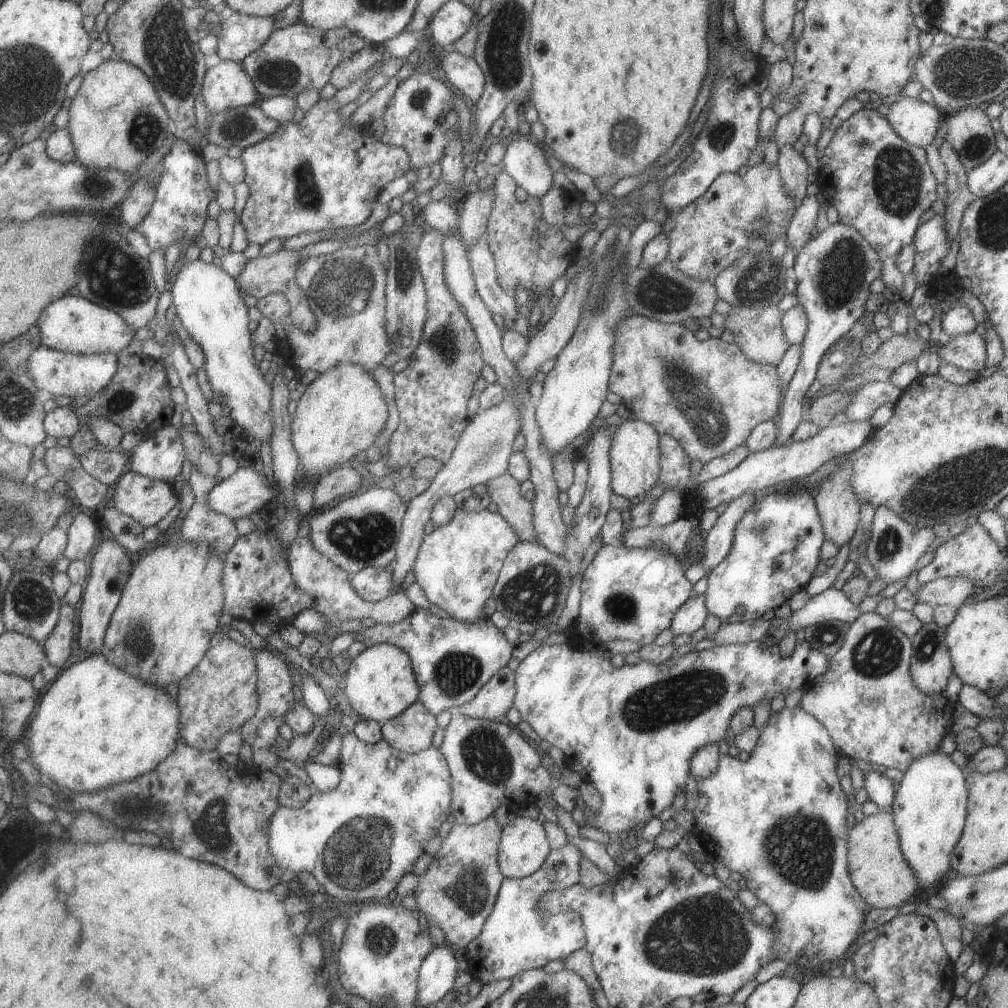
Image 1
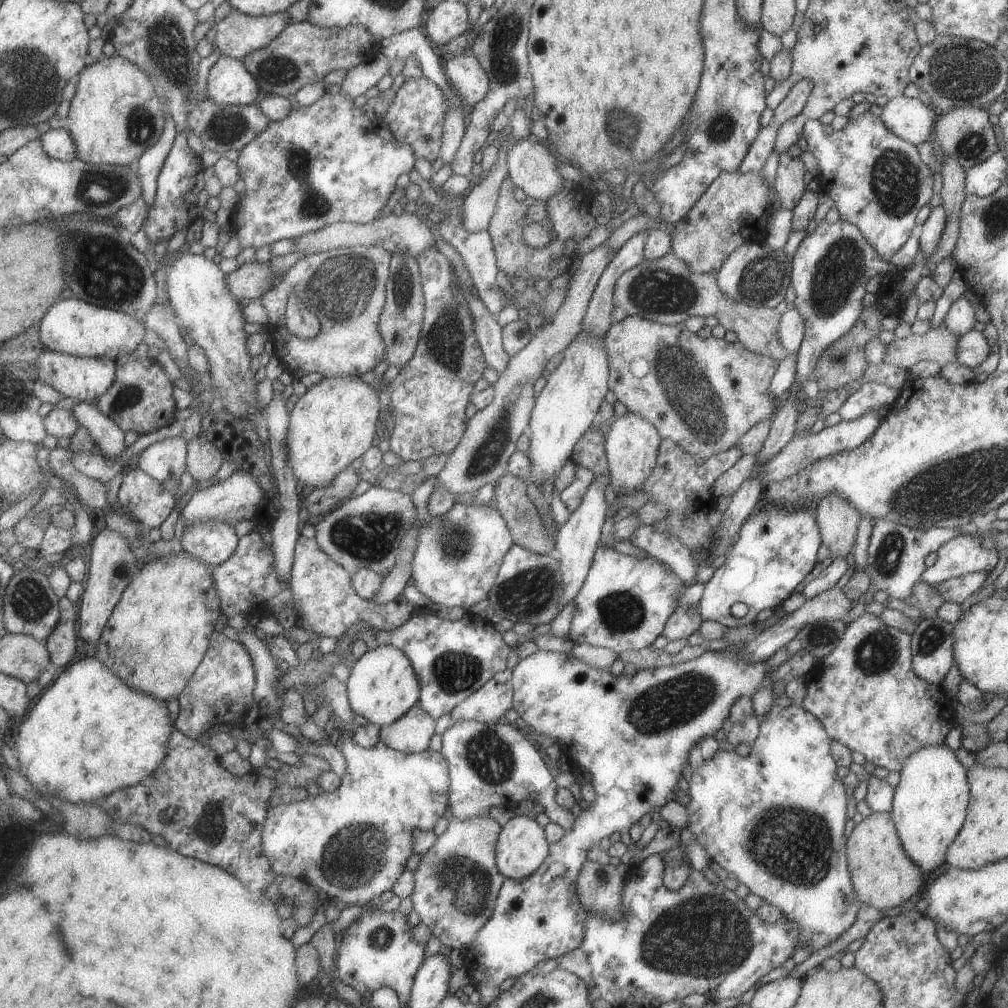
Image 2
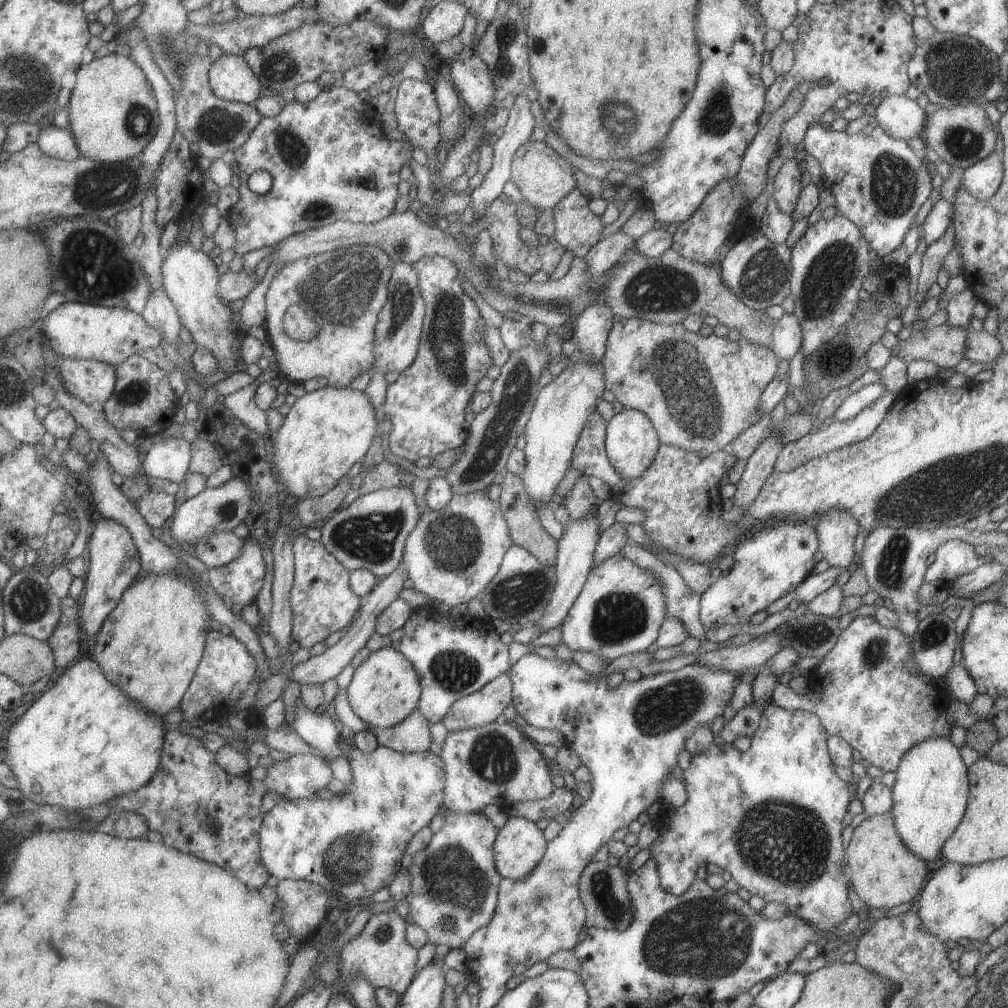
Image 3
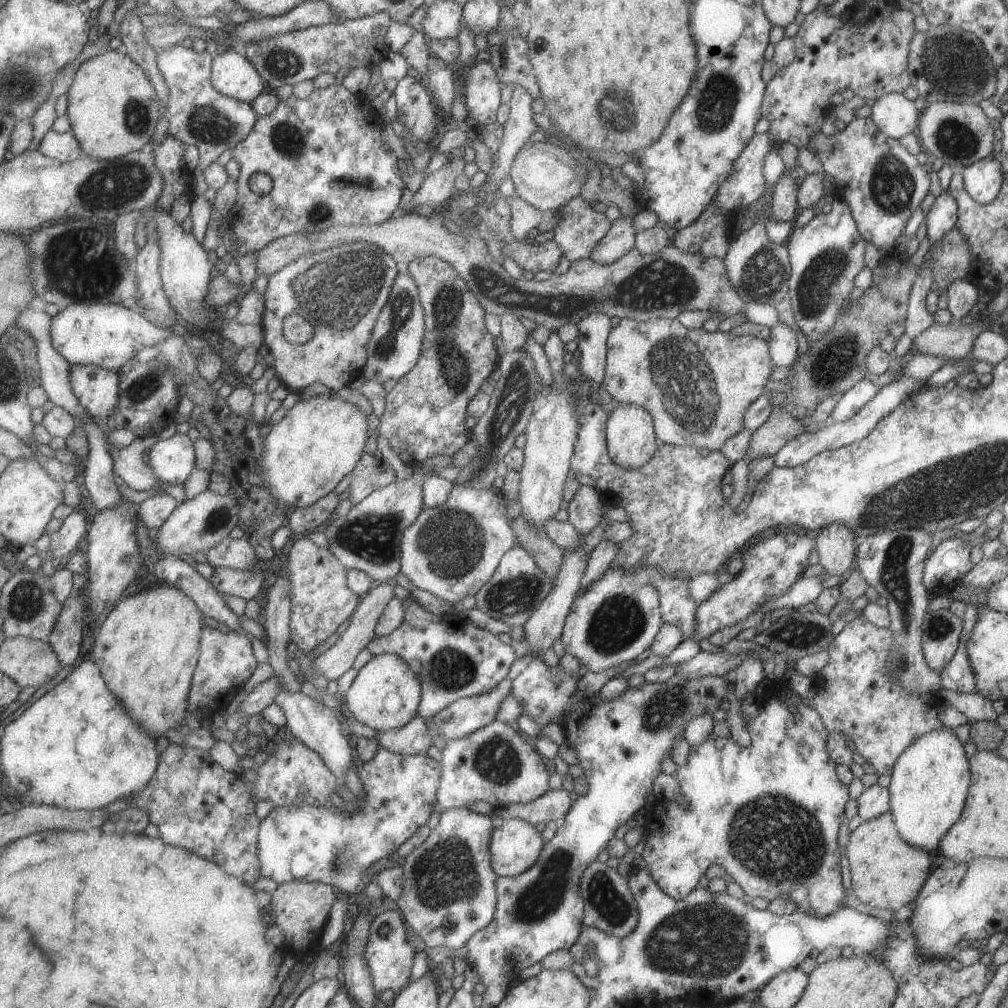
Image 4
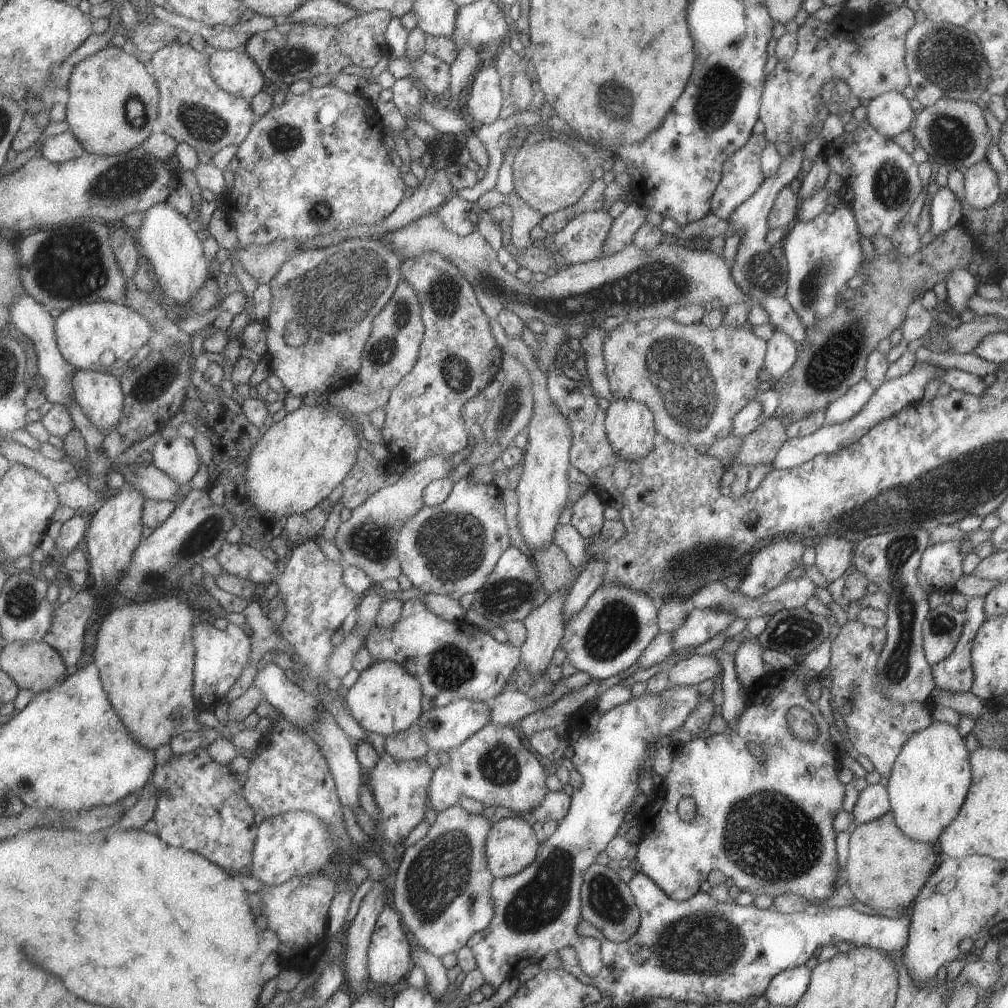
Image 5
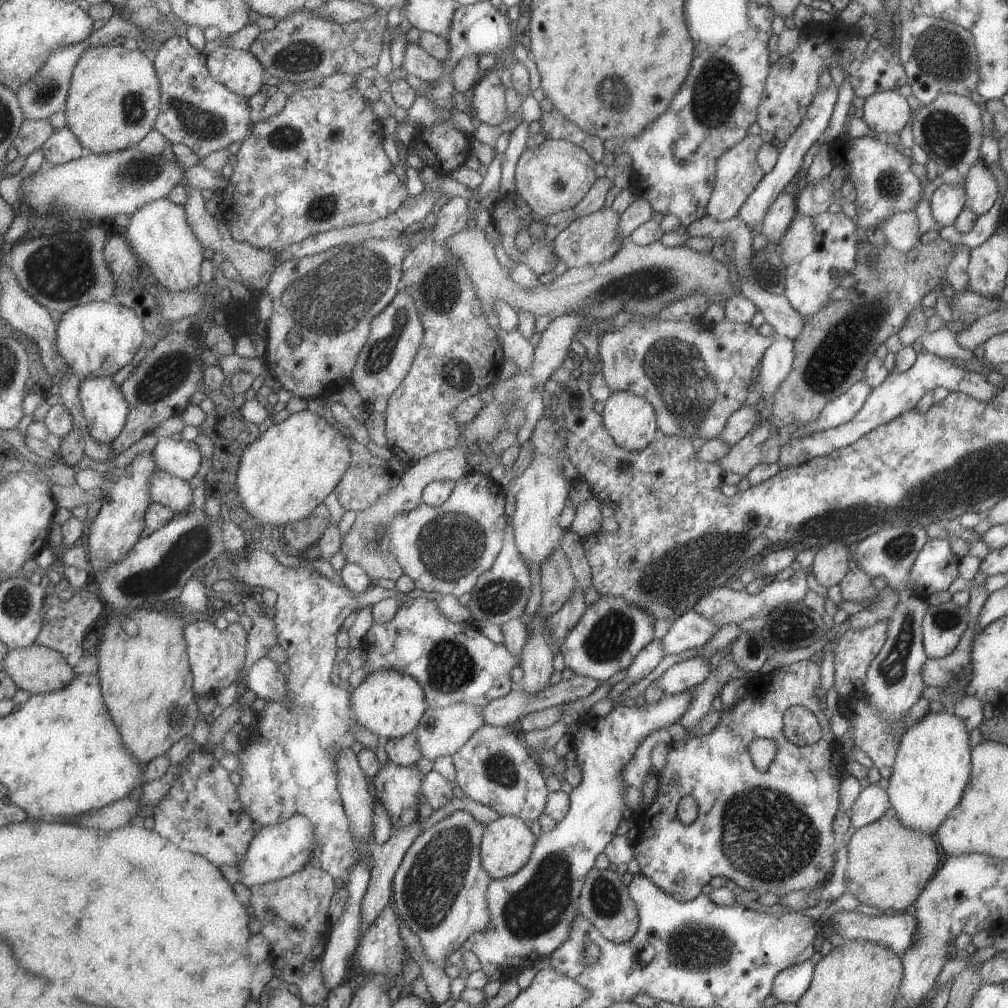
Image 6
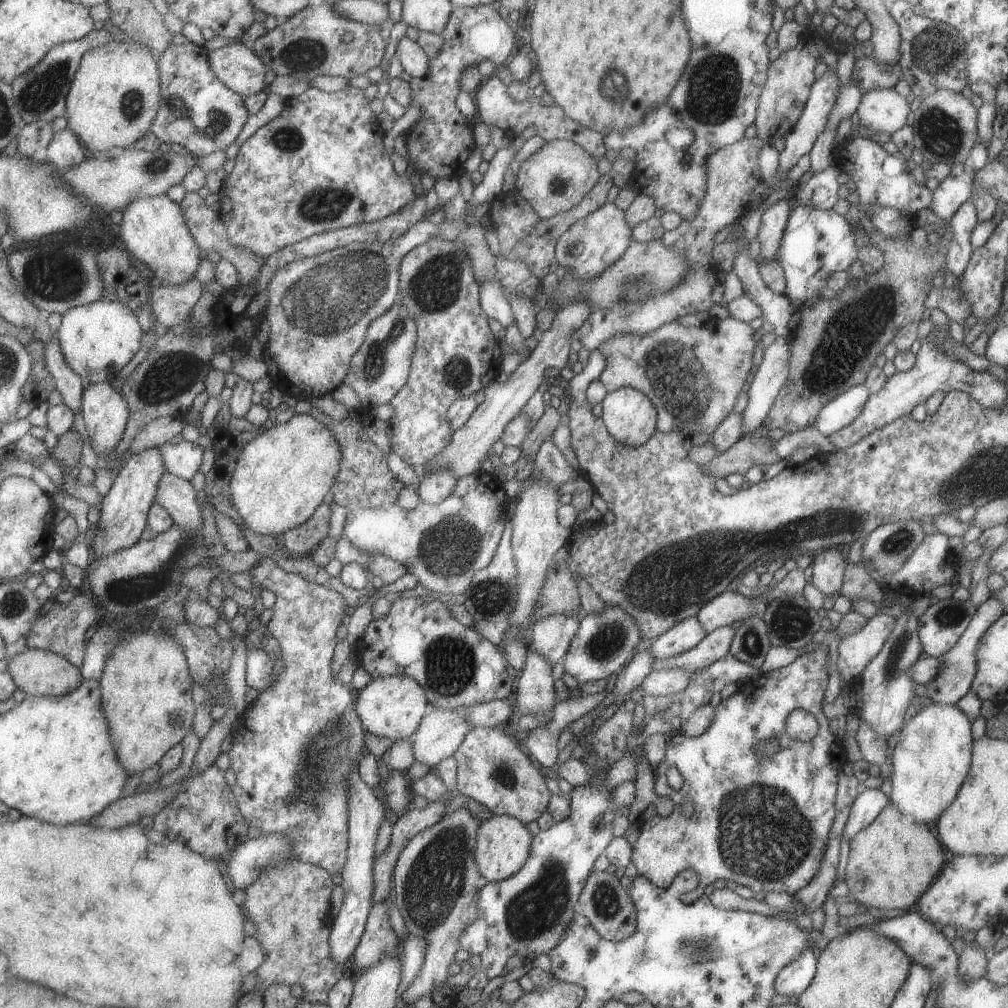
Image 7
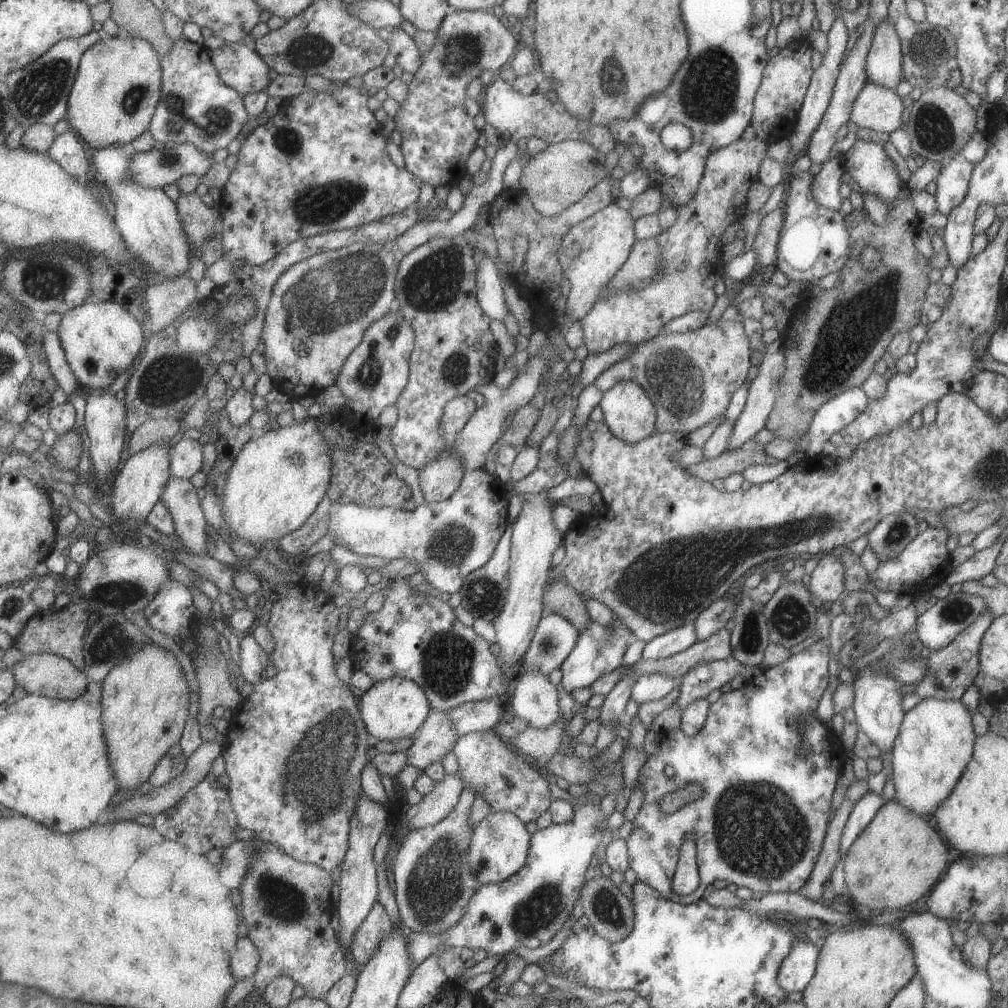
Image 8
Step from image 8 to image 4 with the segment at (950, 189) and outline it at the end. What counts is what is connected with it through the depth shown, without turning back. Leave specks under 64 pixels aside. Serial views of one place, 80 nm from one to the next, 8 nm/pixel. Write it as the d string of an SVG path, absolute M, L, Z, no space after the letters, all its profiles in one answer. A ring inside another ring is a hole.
M941 191L931 198L932 206L926 212L926 235L931 243L937 242L955 224L957 205L948 191Z

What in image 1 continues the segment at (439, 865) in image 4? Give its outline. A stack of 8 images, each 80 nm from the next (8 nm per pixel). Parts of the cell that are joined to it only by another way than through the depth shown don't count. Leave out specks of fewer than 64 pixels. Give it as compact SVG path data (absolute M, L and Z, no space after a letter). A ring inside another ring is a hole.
M488 816L474 825L460 825L451 821L451 828L447 836L442 839L440 848L433 856L433 861L427 867L424 874L417 878L417 886L413 894L416 900L416 908L420 914L424 914L427 922L433 921L441 928L446 942L453 949L465 948L480 932L485 919L492 911L496 894L501 881L504 879L497 862L498 842L502 828L495 818Z

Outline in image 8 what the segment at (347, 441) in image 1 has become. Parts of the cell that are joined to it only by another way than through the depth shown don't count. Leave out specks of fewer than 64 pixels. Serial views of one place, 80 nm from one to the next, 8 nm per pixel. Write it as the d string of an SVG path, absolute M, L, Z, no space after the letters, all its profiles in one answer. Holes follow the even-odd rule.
M305 417L287 427L271 425L261 436L253 437L237 457L228 476L223 498L224 515L232 533L256 544L279 541L299 528L325 496L332 478L332 455L324 435L316 427L316 419Z

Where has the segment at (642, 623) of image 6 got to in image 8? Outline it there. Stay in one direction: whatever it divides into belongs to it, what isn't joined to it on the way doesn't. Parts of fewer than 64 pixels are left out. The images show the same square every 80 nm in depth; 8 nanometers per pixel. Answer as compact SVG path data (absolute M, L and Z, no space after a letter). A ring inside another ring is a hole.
M615 615L608 626L597 624L591 620L587 621L586 627L579 633L573 648L560 664L561 686L570 693L574 688L587 688L600 676L609 674L613 669L623 666L621 661L623 652L633 640L635 640L633 634Z

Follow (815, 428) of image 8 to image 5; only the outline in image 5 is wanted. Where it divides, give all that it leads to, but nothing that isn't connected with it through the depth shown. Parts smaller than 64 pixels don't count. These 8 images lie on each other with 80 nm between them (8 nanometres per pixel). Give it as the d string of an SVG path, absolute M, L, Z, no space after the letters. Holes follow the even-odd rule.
M865 378L850 386L845 394L826 406L823 424L831 425L848 421L869 400L874 389L875 385L870 384Z

